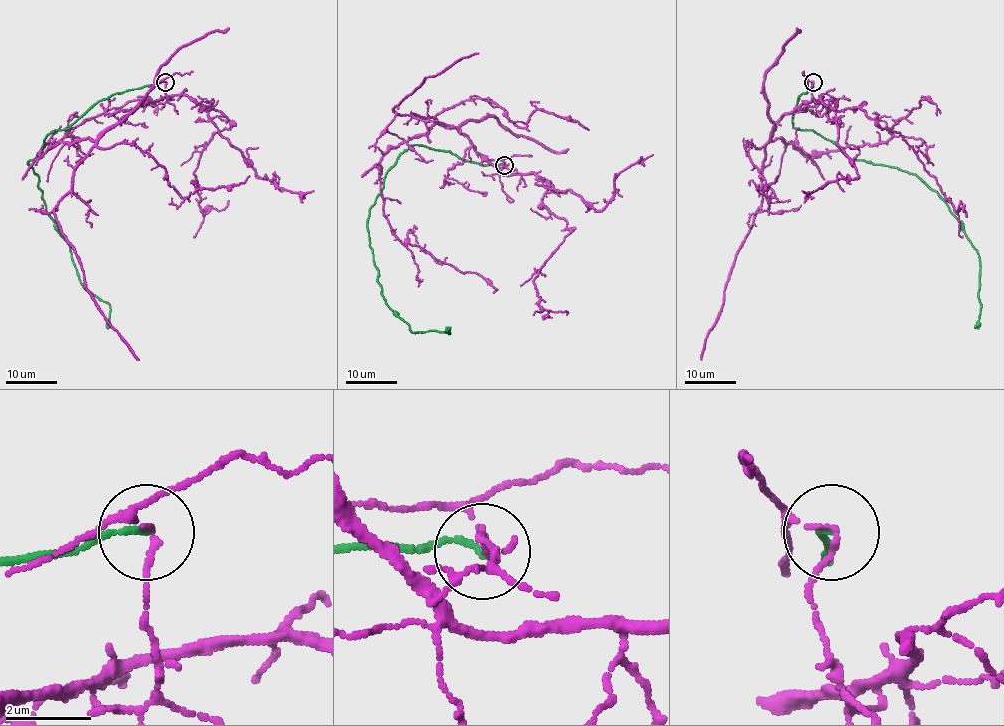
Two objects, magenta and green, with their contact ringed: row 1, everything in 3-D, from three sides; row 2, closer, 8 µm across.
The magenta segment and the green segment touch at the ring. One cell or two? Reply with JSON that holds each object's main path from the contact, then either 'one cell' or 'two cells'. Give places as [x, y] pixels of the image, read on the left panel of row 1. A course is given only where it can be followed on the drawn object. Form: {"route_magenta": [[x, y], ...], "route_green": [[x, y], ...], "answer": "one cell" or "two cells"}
{"route_magenta": [[165, 81], [164, 103], [142, 102], [97, 139], [40, 157], [131, 101], [150, 99], [156, 115]], "route_green": [[165, 81], [103, 98], [68, 129], [53, 130], [28, 162], [80, 283], [109, 306], [107, 328]], "answer": "two cells"}

